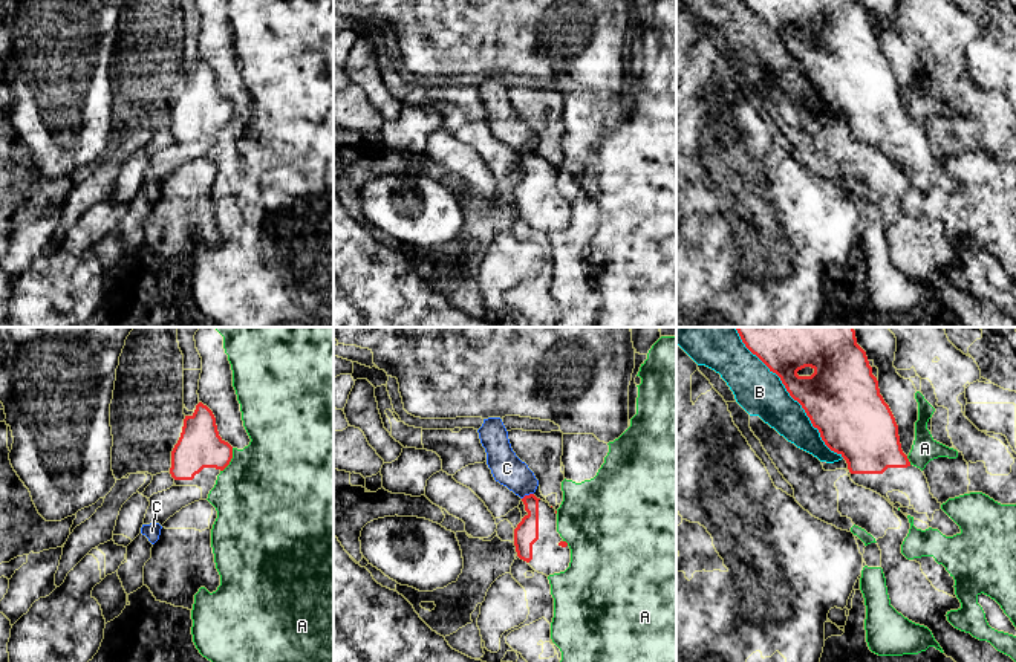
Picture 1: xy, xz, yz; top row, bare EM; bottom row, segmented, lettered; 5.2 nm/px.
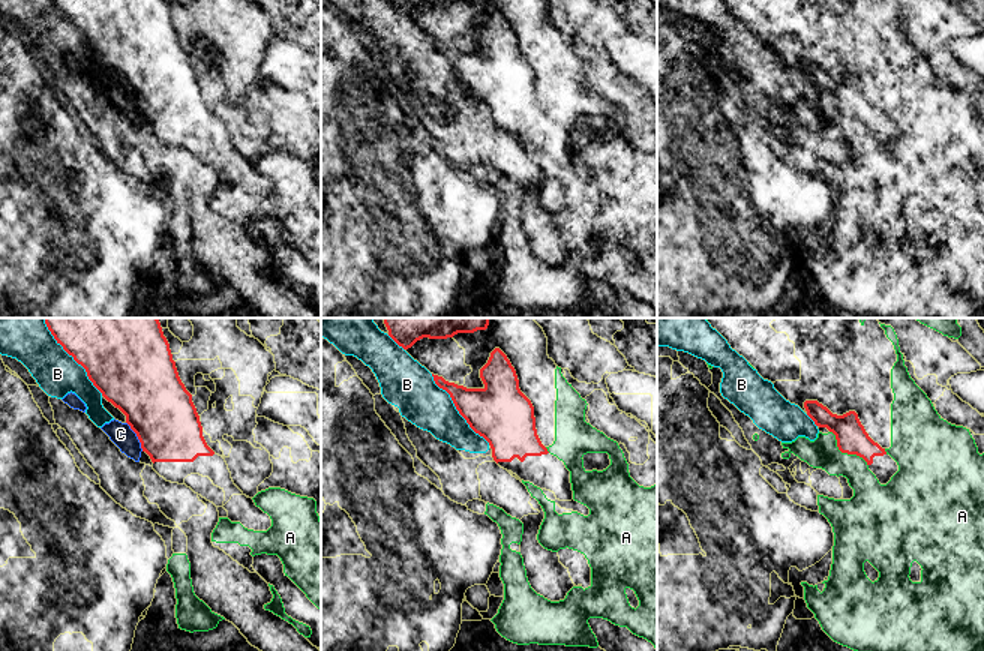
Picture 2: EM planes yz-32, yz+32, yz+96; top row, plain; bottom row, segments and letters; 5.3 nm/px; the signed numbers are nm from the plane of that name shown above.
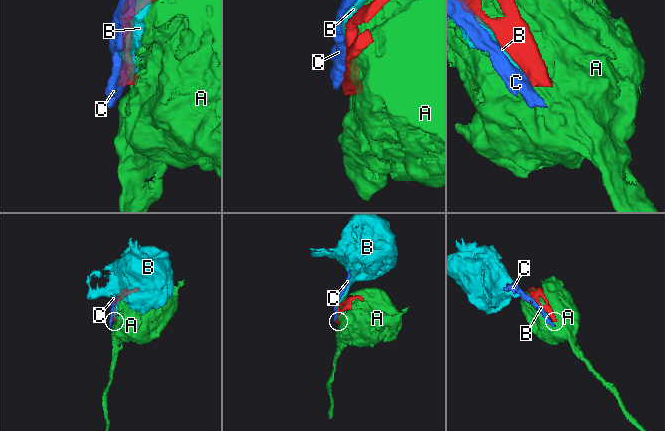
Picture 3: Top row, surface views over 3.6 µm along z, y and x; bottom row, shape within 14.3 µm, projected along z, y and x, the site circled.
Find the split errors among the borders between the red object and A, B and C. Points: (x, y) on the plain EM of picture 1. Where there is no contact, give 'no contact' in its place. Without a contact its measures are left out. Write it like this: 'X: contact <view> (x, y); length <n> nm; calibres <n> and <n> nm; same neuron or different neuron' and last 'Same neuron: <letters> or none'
A: contact xy (230, 118); length 140 nm; calibres 220 and 500 nm; different neuron
B: contact yz (797, 58); length 800 nm; calibres 400 and 240 nm; different neuron
C: contact xz (527, 153); length 70 nm; calibres 130 and 170 nm; different neuron
Same neuron: none

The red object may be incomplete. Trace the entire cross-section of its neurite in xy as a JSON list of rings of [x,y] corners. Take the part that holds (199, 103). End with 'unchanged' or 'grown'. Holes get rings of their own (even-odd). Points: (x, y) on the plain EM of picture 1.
[[[199,60],[194,70],[185,73],[181,95],[171,109],[170,131],[174,142],[148,156],[144,182],[162,183],[182,165],[207,157],[231,116],[233,104],[219,93],[213,69]]]; grown

